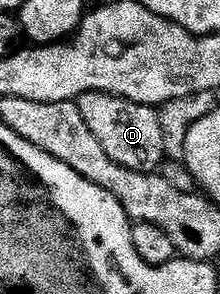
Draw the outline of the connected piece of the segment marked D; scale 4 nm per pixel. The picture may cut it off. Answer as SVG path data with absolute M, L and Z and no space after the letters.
M99 91L84 93L76 102L80 109L80 117L84 117L84 125L92 129L92 137L100 141L104 153L108 153L112 161L133 171L147 173L157 172L162 167L168 155L166 135L162 132L162 119L155 108Z

